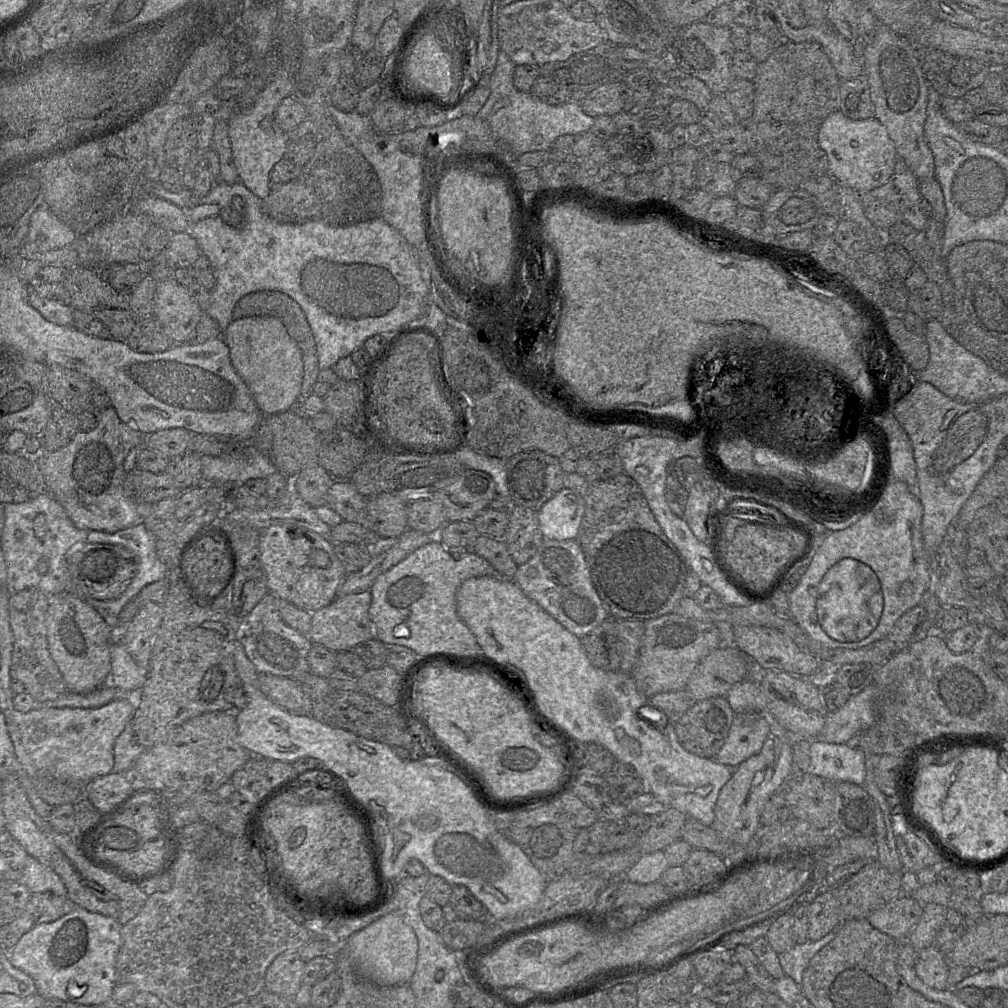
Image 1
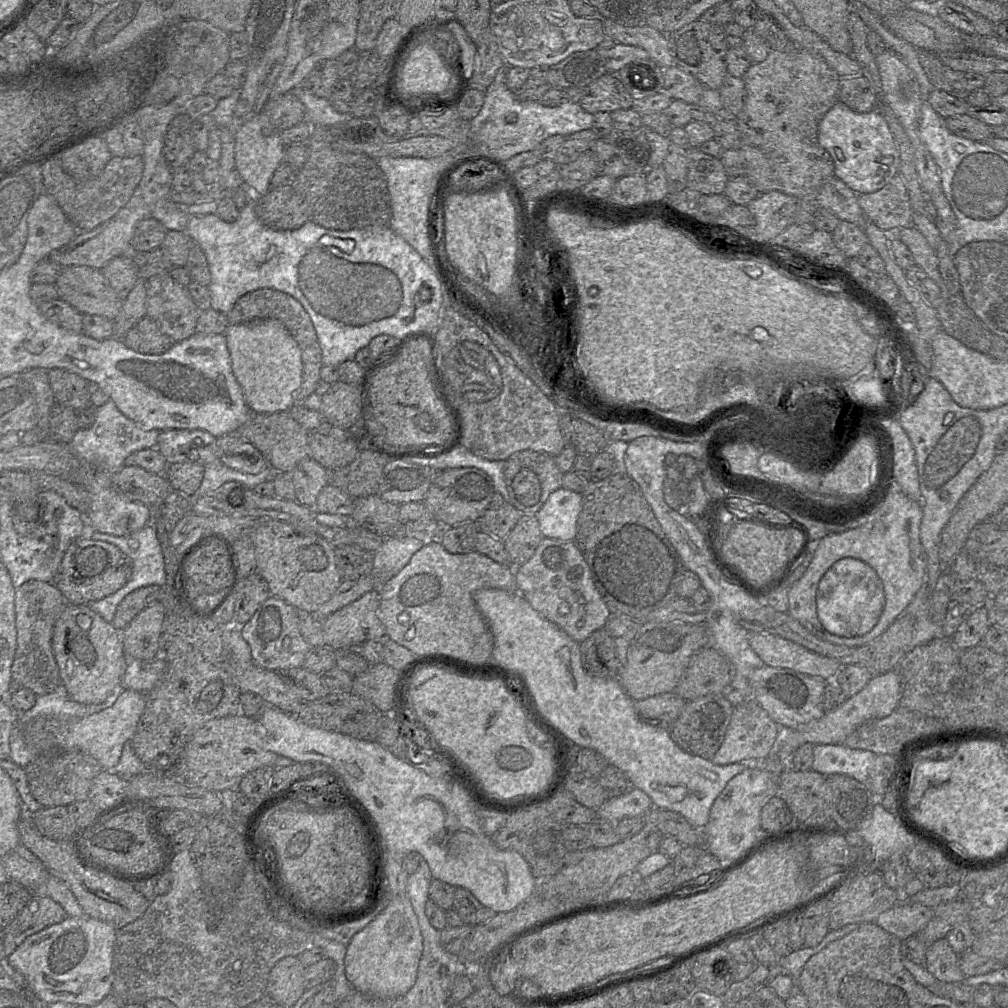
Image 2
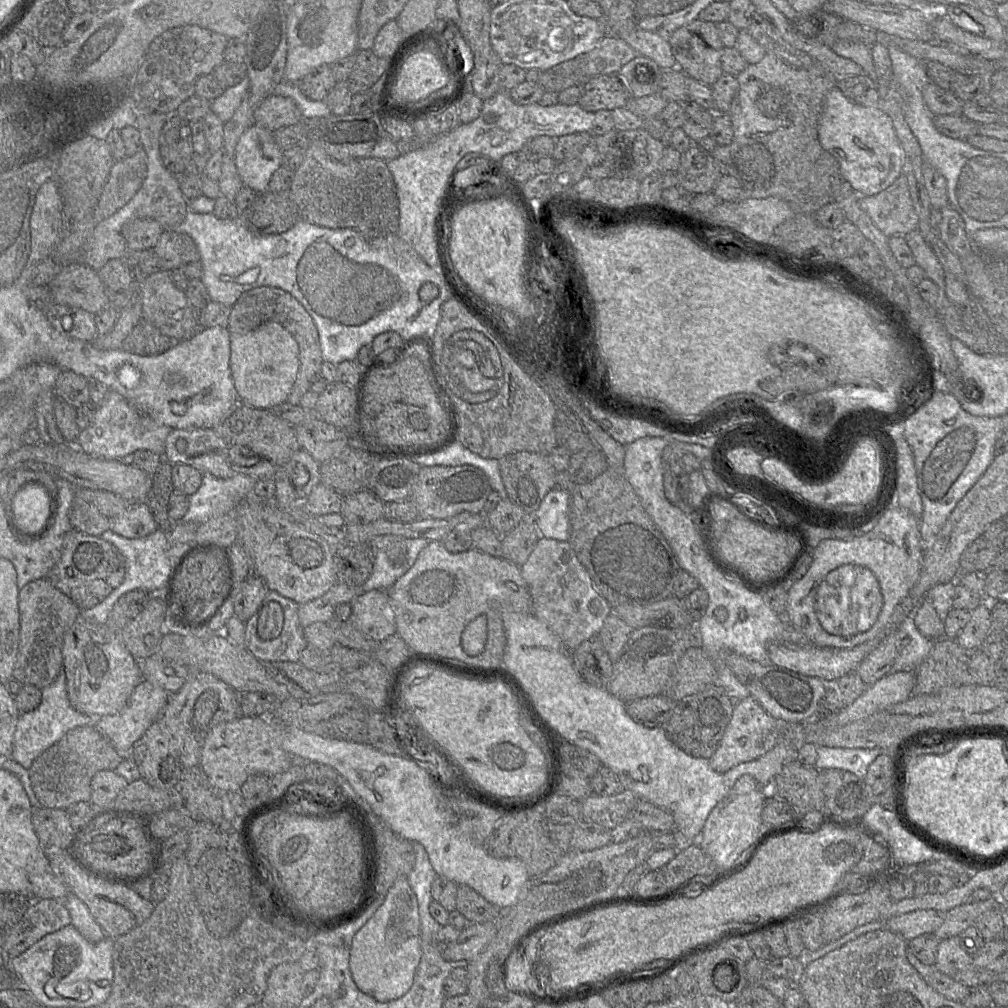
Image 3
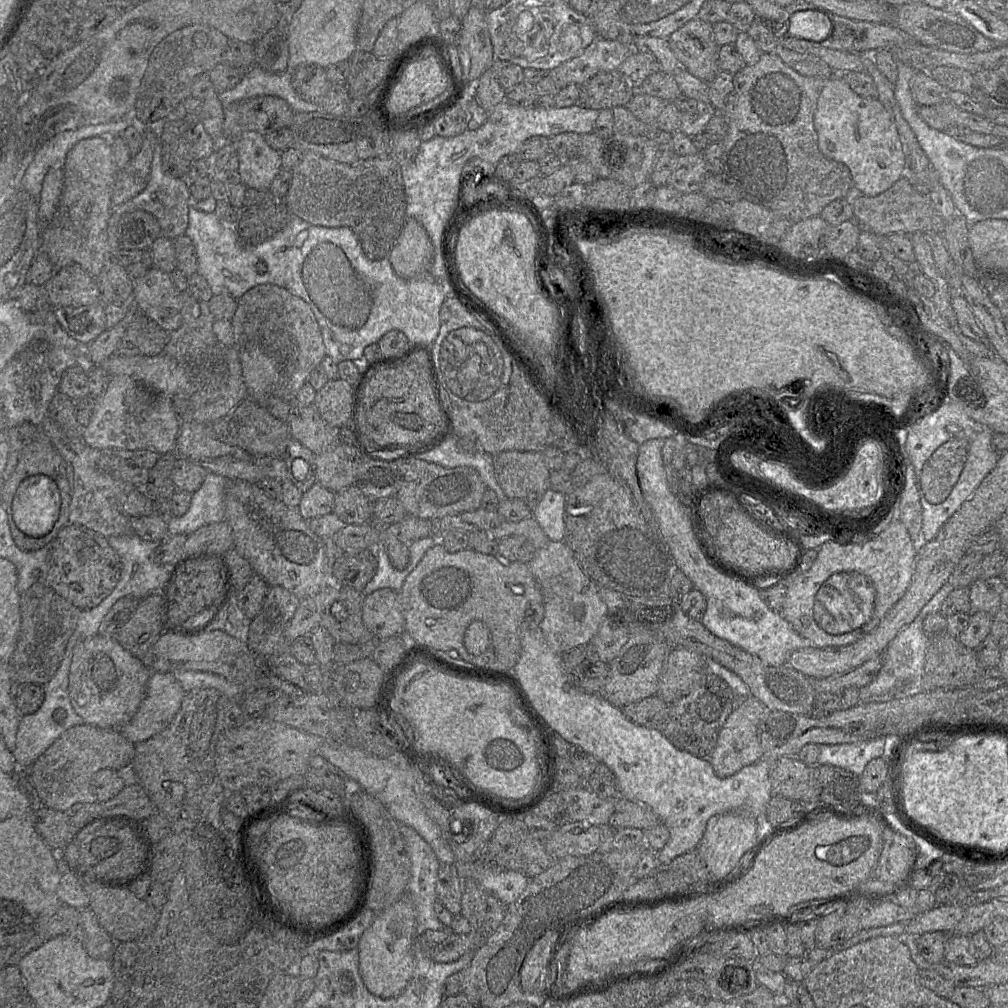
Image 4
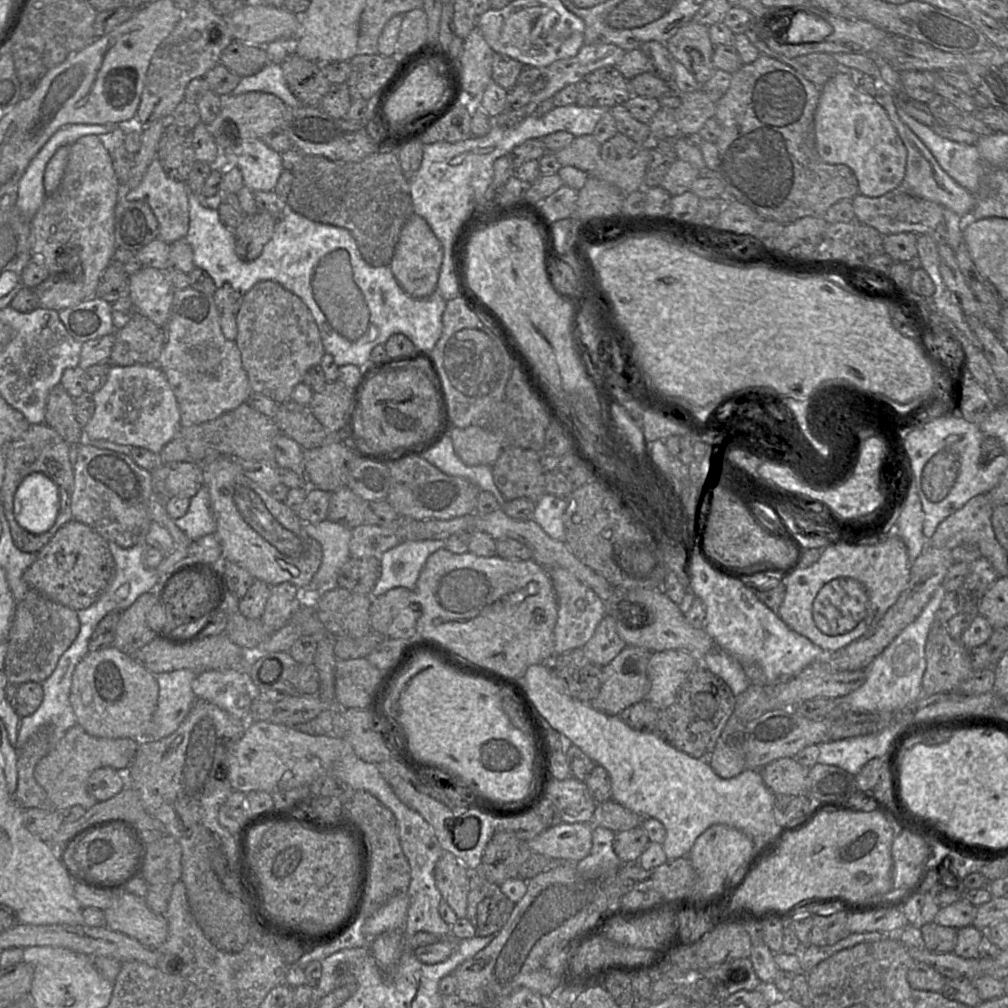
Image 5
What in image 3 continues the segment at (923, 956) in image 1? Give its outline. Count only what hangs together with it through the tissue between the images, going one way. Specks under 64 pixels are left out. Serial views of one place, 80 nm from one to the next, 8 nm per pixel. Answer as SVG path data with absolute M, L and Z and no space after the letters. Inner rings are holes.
M957 936L946 938L938 944L934 967L947 976L957 976L956 973L974 968L972 957L960 947Z

